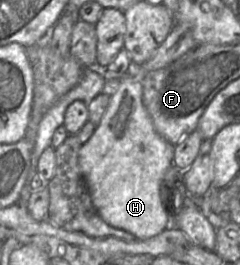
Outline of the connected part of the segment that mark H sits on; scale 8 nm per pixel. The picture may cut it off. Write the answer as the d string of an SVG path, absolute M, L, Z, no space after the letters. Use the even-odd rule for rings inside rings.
M126 75L117 81L111 89L110 101L105 113L103 114L99 124L96 126L92 136L79 149L78 164L82 173L83 179L90 194L92 204L98 215L110 226L122 229L131 233L136 239L148 239L158 235L163 230L172 225L172 217L167 214L160 198L160 185L163 175L167 169L173 165L174 145L160 136L153 125L150 115L148 114L143 104L143 86L141 83L141 76Z

